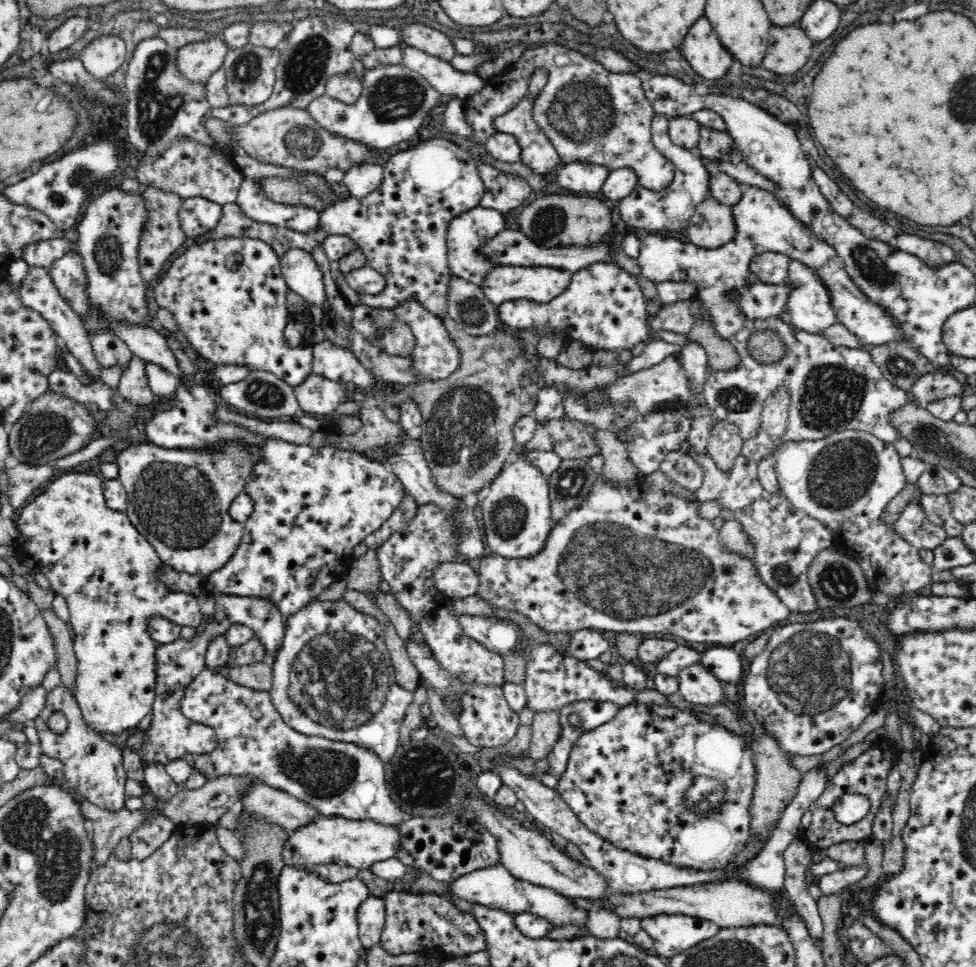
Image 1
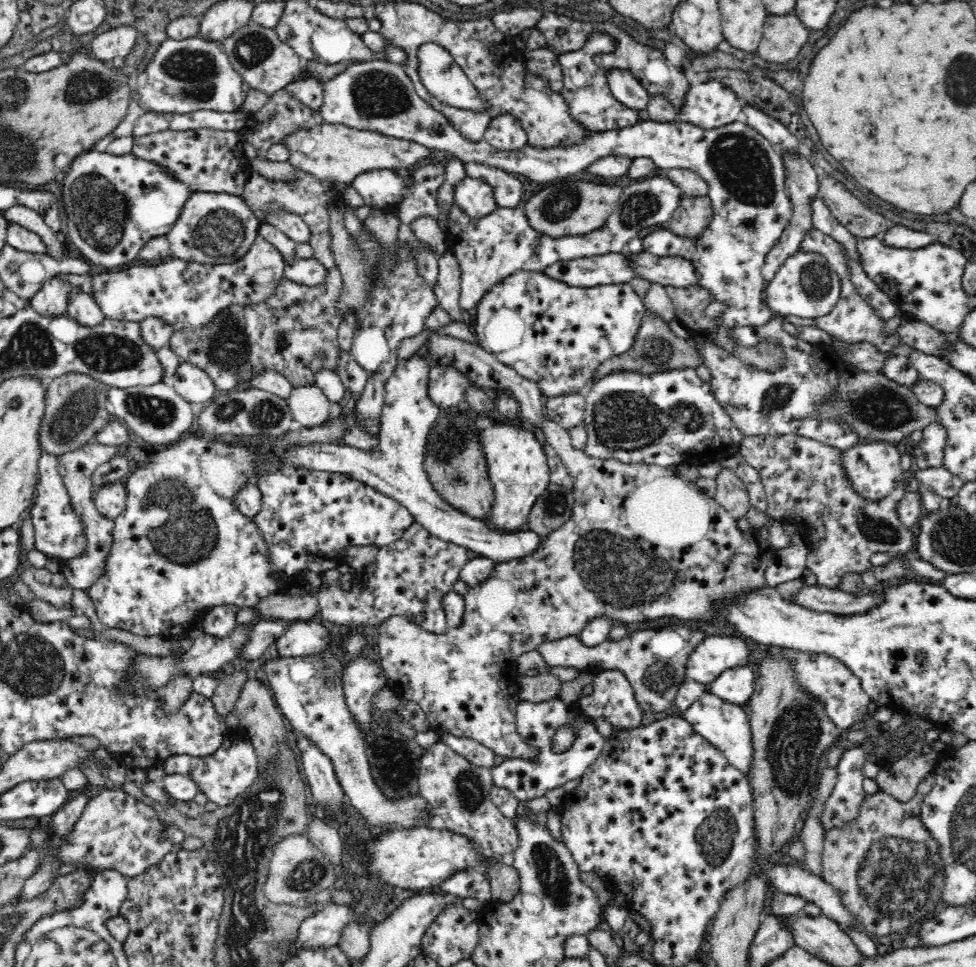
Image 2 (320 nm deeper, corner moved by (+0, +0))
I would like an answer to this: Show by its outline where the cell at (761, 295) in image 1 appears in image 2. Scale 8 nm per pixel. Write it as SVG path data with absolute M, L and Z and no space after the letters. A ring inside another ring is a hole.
M796 250L780 265L774 278L766 283L765 302L776 316L816 318L828 314L841 298L841 278L827 258L817 252Z

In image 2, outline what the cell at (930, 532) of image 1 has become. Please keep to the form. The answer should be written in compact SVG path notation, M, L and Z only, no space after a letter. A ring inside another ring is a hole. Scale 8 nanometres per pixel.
M794 433L784 436L744 437L739 454L760 475L765 495L766 510L770 519L790 521L808 528L808 540L814 551L807 558L807 568L818 577L818 584L836 589L846 574L861 574L871 568L870 557L877 552L905 554L912 548L912 534L896 515L896 504L910 488L910 481L900 482L888 496L876 501L862 498L851 485L843 469L844 450Z

